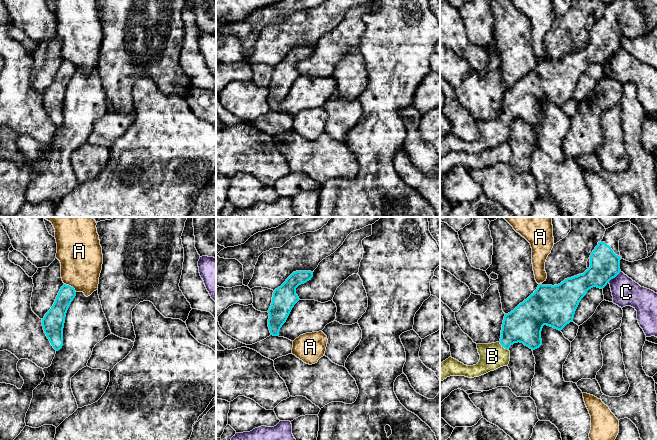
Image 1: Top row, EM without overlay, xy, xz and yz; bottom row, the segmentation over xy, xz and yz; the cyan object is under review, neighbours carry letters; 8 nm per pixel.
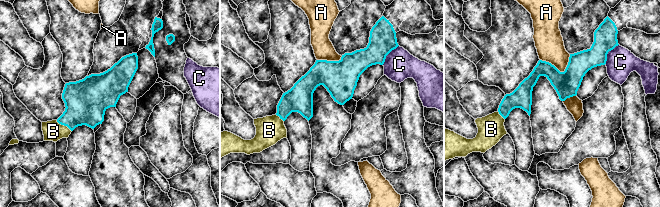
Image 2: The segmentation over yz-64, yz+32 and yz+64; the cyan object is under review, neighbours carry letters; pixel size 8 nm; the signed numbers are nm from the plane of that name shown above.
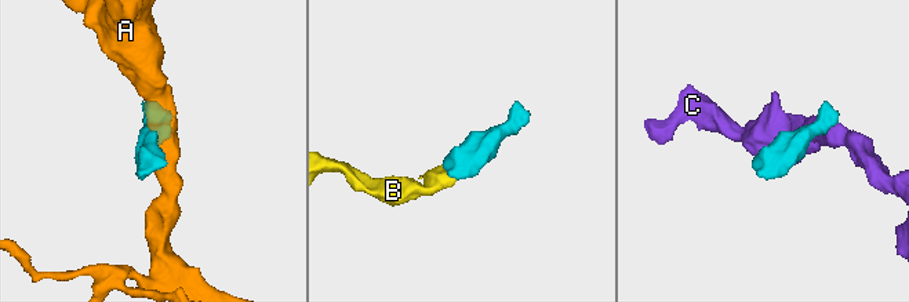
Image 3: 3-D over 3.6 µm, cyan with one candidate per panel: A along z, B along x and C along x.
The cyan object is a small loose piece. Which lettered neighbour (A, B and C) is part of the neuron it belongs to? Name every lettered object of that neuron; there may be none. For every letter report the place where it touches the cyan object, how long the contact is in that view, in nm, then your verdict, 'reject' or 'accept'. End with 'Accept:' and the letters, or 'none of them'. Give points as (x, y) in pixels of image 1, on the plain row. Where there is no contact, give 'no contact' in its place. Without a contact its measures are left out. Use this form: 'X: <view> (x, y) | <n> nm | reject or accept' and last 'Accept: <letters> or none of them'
A: xy (70, 62) | 120 nm | reject
B: yz (503, 122) | 100 nm | accept
C: yz (614, 53) | 130 nm | reject
Accept: B

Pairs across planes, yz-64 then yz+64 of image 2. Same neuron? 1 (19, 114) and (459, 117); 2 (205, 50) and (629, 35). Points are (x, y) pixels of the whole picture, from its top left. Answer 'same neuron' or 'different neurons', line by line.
1: same neuron
2: same neuron

